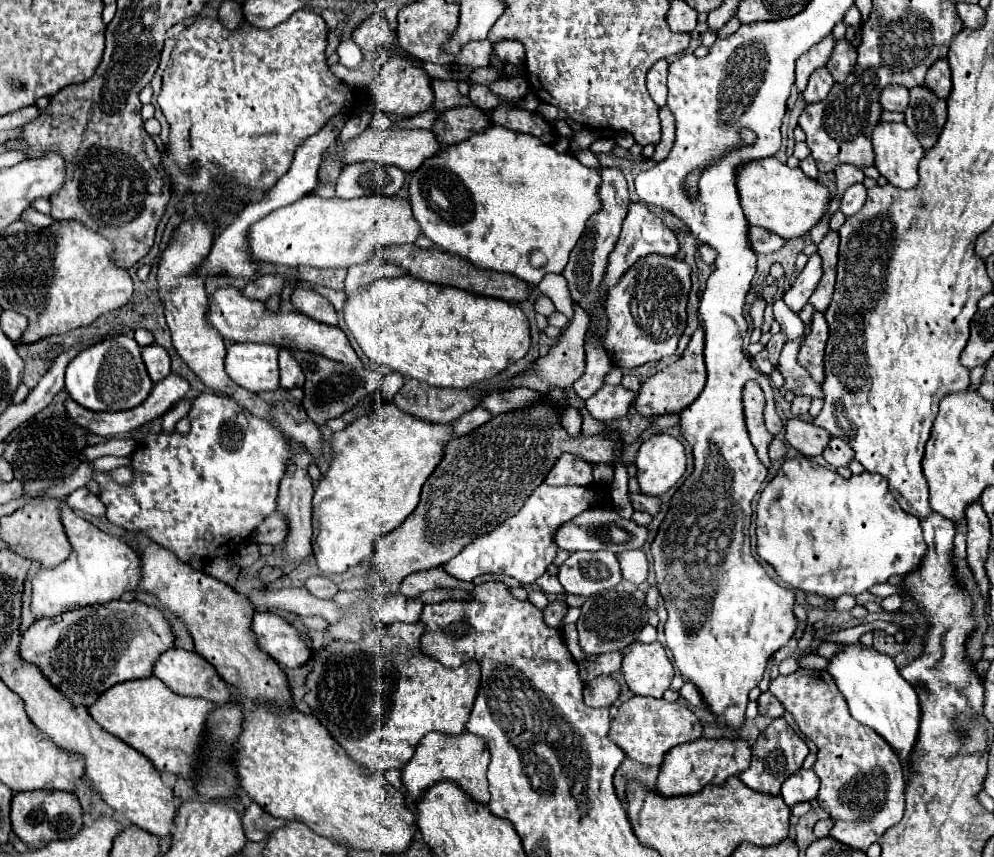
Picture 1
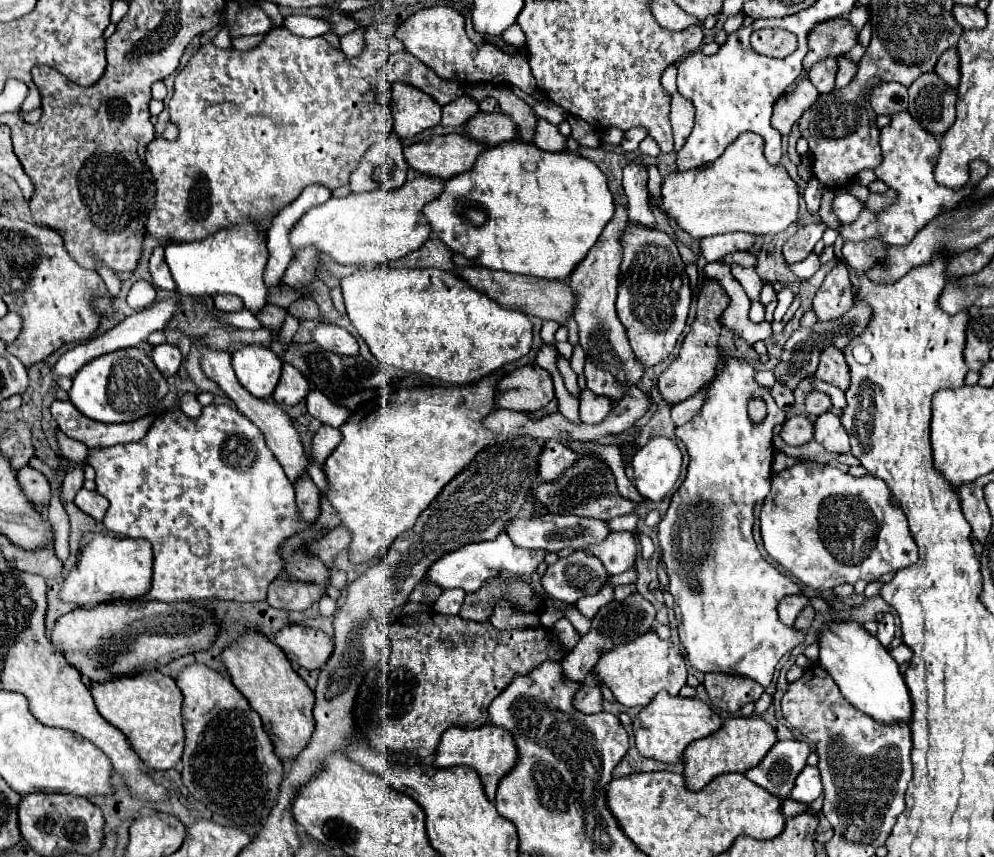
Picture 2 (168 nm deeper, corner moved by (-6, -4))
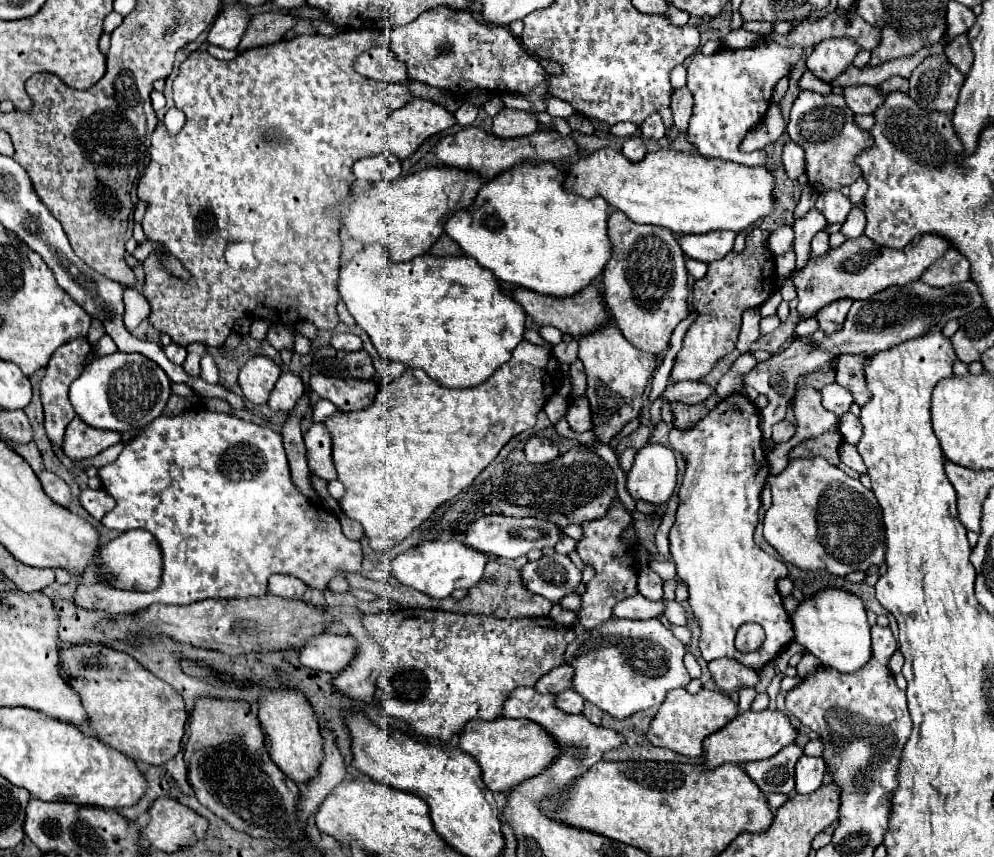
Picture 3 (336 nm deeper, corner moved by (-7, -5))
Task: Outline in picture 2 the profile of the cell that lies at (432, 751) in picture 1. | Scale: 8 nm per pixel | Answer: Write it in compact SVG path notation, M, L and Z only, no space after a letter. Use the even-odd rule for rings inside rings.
M482 725L482 727L450 727L436 749L436 767L454 767L468 765L478 771L486 797L494 801L496 787L504 775L510 773L514 763L518 761L518 747L514 747L514 739L510 739L510 731L498 725Z

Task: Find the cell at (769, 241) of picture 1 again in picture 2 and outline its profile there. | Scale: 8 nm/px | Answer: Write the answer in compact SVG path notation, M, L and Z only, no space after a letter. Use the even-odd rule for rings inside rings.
M722 233L700 241L700 251L706 261L720 261L734 251L752 251L754 235L746 233Z

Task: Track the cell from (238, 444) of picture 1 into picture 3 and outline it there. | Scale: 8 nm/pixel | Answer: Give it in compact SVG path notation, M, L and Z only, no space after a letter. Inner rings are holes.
M205 408L187 410L187 412L173 416L173 418L159 416L159 420L153 420L151 424L147 424L139 438L125 444L123 452L117 456L115 462L111 462L111 464L107 464L99 470L103 490L107 490L115 498L115 508L103 516L101 524L109 530L119 530L119 532L129 532L129 530L137 530L137 528L151 532L157 538L161 552L163 552L161 584L153 592L123 592L123 590L115 590L115 588L103 588L95 582L81 582L77 586L77 592L75 592L75 598L73 598L75 604L85 608L85 610L103 610L111 616L117 616L117 614L137 612L137 610L147 608L149 604L155 604L155 602L161 602L161 604L193 604L193 602L201 602L201 600L207 600L207 598L265 596L267 594L267 578L273 576L273 574L291 574L291 576L297 576L299 580L303 580L311 588L325 590L329 580L335 576L335 572L339 572L343 568L347 568L349 572L361 572L361 546L359 546L359 542L345 538L343 532L341 532L341 524L335 516L325 512L321 506L313 506L305 496L299 494L299 490L295 488L295 484L291 482L291 476L289 476L287 458L285 458L285 452L283 452L283 446L281 446L281 438L279 438L279 442L275 438L277 438L277 434L269 428L241 420L233 414L211 412L211 410L205 410Z

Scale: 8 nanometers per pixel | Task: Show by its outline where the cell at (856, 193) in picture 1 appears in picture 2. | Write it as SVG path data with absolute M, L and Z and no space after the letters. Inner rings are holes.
M836 191L836 197L832 201L832 213L842 221L842 223L852 223L862 211L862 203L850 195L848 191Z

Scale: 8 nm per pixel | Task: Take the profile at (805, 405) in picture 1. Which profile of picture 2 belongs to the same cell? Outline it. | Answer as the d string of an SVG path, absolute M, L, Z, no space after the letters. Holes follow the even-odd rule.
M810 391L808 397L806 397L806 409L812 413L812 415L822 415L826 411L832 409L832 401L826 393L822 391Z

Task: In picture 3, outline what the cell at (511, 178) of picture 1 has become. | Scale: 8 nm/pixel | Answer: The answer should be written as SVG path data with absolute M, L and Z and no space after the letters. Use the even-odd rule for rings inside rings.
M549 162L515 164L493 180L485 182L477 192L473 204L465 212L455 212L445 222L445 234L455 240L465 254L475 258L483 268L491 270L499 280L523 286L541 294L571 296L597 278L609 256L611 244L607 238L609 204L603 196L583 198L565 188L565 172Z

